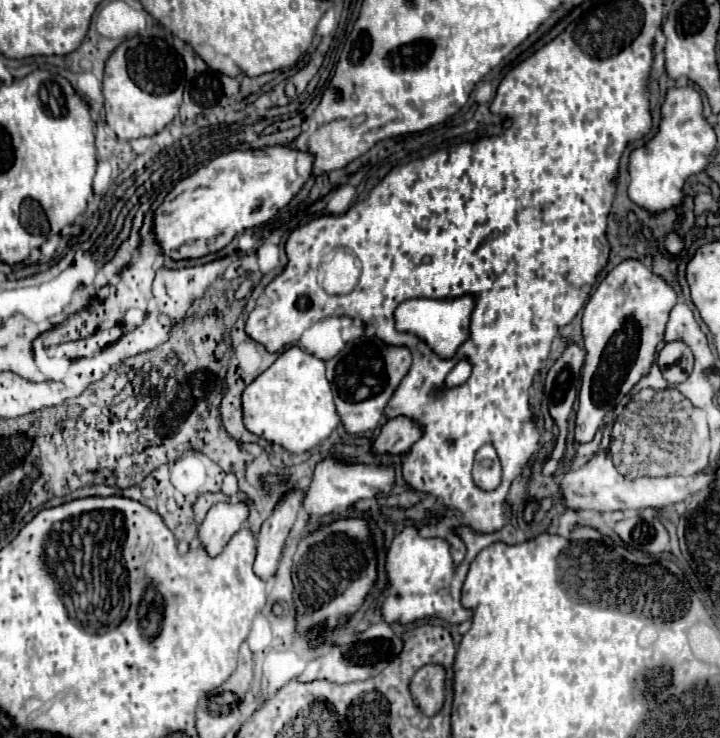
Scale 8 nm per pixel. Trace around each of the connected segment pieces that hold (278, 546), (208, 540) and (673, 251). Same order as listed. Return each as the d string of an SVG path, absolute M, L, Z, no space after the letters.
M292 490L292 494L286 494L286 498L278 502L270 518L262 524L258 532L258 554L254 562L254 574L258 578L270 580L276 574L282 556L282 546L296 520L296 512L302 504L302 498L304 494L300 490Z
M240 500L214 504L198 530L200 546L208 552L208 556L218 556L228 540L242 528L248 516L248 504Z
M668 232L664 236L664 250L670 254L670 256L676 256L684 250L684 238L678 234L678 232Z

